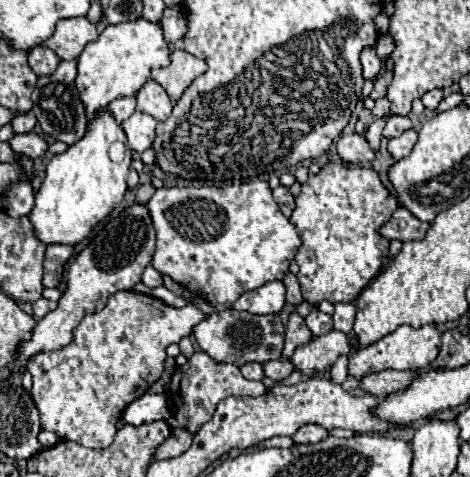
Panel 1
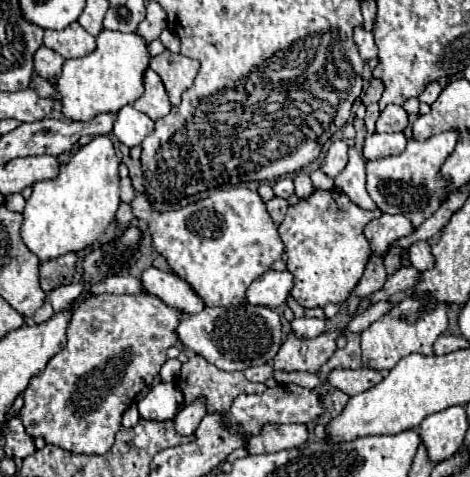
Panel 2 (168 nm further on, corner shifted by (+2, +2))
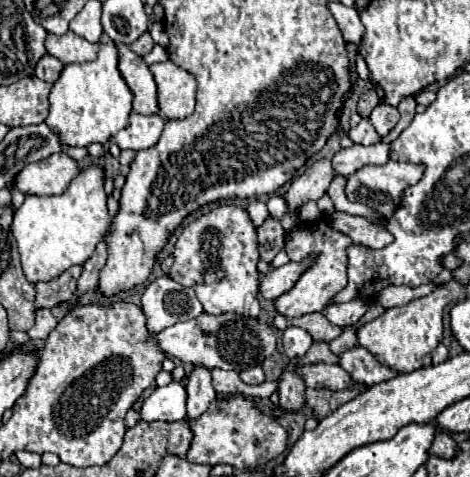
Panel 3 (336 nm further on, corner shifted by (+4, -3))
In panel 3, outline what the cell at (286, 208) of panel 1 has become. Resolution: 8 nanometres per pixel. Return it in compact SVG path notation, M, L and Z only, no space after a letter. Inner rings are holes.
M268 217L260 227L258 227L258 243L260 243L260 257L262 261L272 261L284 247L284 229L278 219Z

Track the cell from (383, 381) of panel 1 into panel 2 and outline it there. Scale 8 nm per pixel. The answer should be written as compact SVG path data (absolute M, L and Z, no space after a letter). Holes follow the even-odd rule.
M362 368L362 370L332 370L326 374L326 382L338 390L342 390L348 396L356 396L374 384L382 380L382 372L372 370L372 368Z

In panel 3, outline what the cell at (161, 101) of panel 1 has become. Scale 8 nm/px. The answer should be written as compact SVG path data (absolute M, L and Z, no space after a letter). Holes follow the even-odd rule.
M118 45L120 51L120 73L124 81L134 93L134 111L142 115L156 115L158 113L158 89L154 75L150 73L148 65L142 61L140 55L132 53L128 45Z

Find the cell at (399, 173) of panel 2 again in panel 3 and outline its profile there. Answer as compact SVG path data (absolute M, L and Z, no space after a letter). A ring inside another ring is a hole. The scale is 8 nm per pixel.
M388 161L386 165L366 165L360 171L356 171L354 175L348 177L346 195L348 195L350 201L364 203L364 205L372 207L374 211L378 211L382 217L388 219L400 207L404 189L410 187L410 185L416 185L422 179L422 173L424 173L424 165L420 165L420 163Z

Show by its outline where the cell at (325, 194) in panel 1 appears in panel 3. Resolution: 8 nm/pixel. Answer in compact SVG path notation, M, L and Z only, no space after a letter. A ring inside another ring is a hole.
M322 213L322 217L312 221L312 223L302 223L298 227L294 227L286 235L284 251L288 253L290 261L304 261L304 259L312 257L312 265L300 275L300 279L296 281L296 285L288 293L284 293L276 299L278 313L282 313L288 319L294 319L294 317L302 317L306 313L324 311L324 307L332 301L332 297L336 293L340 293L348 283L348 255L346 255L346 249L350 245L352 245L352 239L348 235L336 231L326 213Z

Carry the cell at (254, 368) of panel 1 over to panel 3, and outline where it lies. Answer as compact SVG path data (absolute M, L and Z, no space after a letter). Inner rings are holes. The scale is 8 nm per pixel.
M254 367L254 369L248 369L248 371L242 371L240 373L240 379L248 385L258 385L258 383L264 383L266 381L266 375L262 371L262 367Z

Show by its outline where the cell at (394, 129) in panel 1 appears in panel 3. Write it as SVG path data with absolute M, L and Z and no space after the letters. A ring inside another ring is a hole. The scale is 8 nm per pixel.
M382 103L370 113L370 121L372 121L372 125L380 137L388 135L394 129L394 125L398 123L398 119L400 119L398 109L382 105Z

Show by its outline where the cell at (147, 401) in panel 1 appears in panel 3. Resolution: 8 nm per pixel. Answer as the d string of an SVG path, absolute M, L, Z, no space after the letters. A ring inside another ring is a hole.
M172 381L166 387L156 387L140 409L144 421L180 421L186 417L186 389Z

